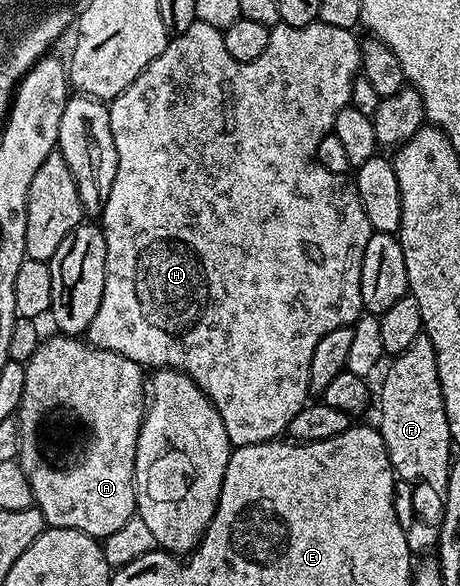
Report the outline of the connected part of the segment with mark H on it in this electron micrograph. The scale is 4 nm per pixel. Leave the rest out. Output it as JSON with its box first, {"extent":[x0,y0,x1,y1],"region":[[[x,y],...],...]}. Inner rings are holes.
{"extent":[87,20,374,447],"region":[[[319,20],[305,26],[281,24],[271,27],[270,44],[266,44],[266,52],[262,52],[262,56],[258,56],[258,60],[239,62],[234,60],[234,56],[230,56],[230,52],[226,52],[224,32],[222,30],[214,28],[205,22],[196,21],[194,24],[190,24],[190,28],[186,28],[186,32],[169,37],[162,56],[154,59],[138,75],[134,80],[134,84],[130,84],[130,88],[126,88],[117,98],[111,99],[108,106],[110,132],[114,136],[114,148],[118,156],[118,172],[114,172],[114,185],[110,188],[110,200],[106,200],[102,215],[102,229],[106,240],[106,280],[102,288],[102,304],[98,304],[98,312],[94,312],[94,320],[87,328],[87,341],[103,350],[118,352],[122,356],[126,356],[126,360],[134,360],[139,366],[180,370],[186,376],[190,376],[194,380],[194,384],[198,384],[198,388],[202,388],[202,392],[214,404],[214,408],[218,410],[218,416],[222,416],[222,424],[226,424],[226,436],[232,442],[233,447],[253,446],[254,444],[270,442],[279,439],[287,431],[290,420],[294,420],[294,416],[298,416],[298,412],[302,412],[302,408],[309,405],[310,359],[314,356],[314,347],[318,345],[318,340],[322,340],[322,336],[326,336],[326,332],[334,332],[334,328],[351,326],[364,310],[362,288],[360,287],[362,284],[362,256],[366,252],[366,244],[372,239],[374,231],[370,220],[366,220],[366,208],[362,208],[362,200],[356,191],[355,181],[348,174],[326,172],[326,168],[322,168],[322,164],[318,164],[316,159],[318,144],[322,140],[322,136],[332,132],[334,116],[338,116],[338,112],[351,103],[352,82],[361,73],[361,39],[359,37],[355,38],[354,35],[355,33],[352,30],[334,28],[330,24]]]}

